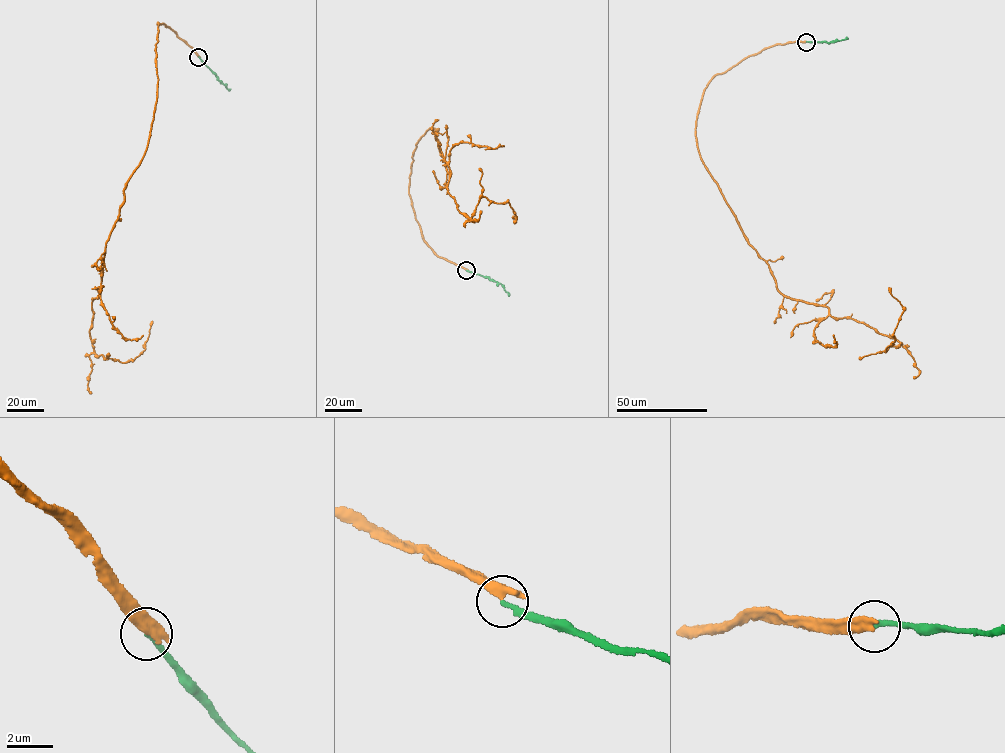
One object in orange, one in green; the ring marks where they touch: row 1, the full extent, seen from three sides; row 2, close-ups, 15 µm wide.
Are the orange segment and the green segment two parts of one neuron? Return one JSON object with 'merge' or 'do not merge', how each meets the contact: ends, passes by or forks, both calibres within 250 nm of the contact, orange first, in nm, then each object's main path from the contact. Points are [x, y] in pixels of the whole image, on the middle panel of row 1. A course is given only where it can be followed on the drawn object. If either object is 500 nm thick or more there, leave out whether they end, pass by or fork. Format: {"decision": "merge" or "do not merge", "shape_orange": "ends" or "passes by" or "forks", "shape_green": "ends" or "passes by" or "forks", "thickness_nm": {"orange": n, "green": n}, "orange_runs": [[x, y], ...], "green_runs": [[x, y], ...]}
{"decision": "do not merge", "thickness_nm": {"orange": 550, "green": 240}, "orange_runs": [[466, 270], [426, 243], [413, 211], [421, 136], [439, 128], [459, 213], [471, 218], [486, 197], [513, 217]], "green_runs": [[466, 270], [499, 283], [509, 296]]}

